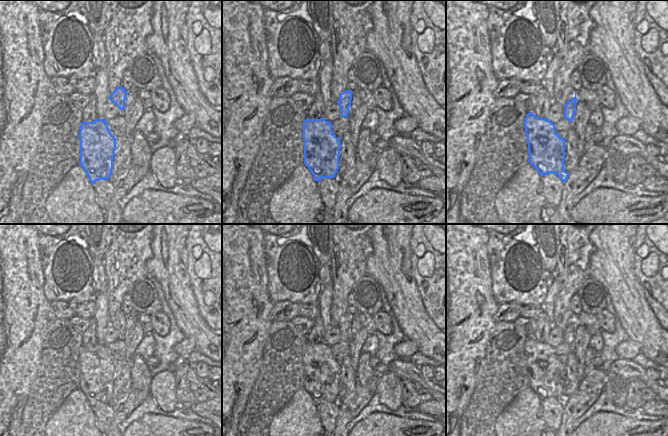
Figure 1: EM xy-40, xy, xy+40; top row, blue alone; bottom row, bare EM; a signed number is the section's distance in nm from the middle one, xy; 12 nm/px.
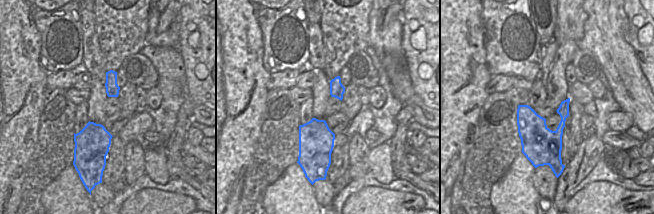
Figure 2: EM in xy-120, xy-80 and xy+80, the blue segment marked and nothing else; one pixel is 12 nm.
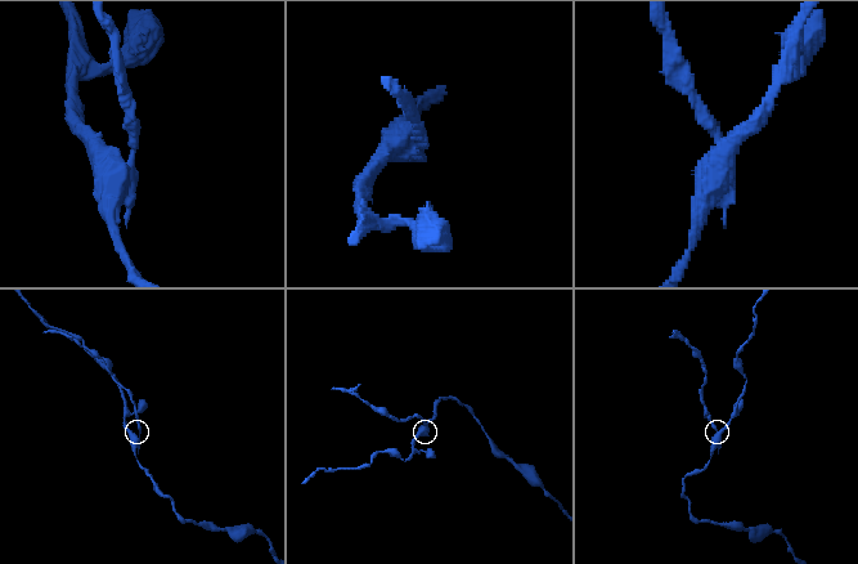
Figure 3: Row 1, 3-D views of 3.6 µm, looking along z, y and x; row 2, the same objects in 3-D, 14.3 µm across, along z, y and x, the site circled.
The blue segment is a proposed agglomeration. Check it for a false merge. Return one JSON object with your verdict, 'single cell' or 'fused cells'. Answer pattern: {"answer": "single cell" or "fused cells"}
{"answer": "fused cells"}

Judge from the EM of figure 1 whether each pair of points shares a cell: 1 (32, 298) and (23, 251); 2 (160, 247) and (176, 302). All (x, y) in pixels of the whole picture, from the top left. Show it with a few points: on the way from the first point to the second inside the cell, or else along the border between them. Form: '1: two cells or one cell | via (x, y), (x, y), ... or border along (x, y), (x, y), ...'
1: one cell | via (23, 286), (23, 263)
2: one cell | via (162, 261), (163, 265), (172, 274), (176, 288)

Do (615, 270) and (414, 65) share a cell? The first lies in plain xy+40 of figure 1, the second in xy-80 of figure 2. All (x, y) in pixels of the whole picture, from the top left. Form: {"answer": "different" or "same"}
{"answer": "different"}

